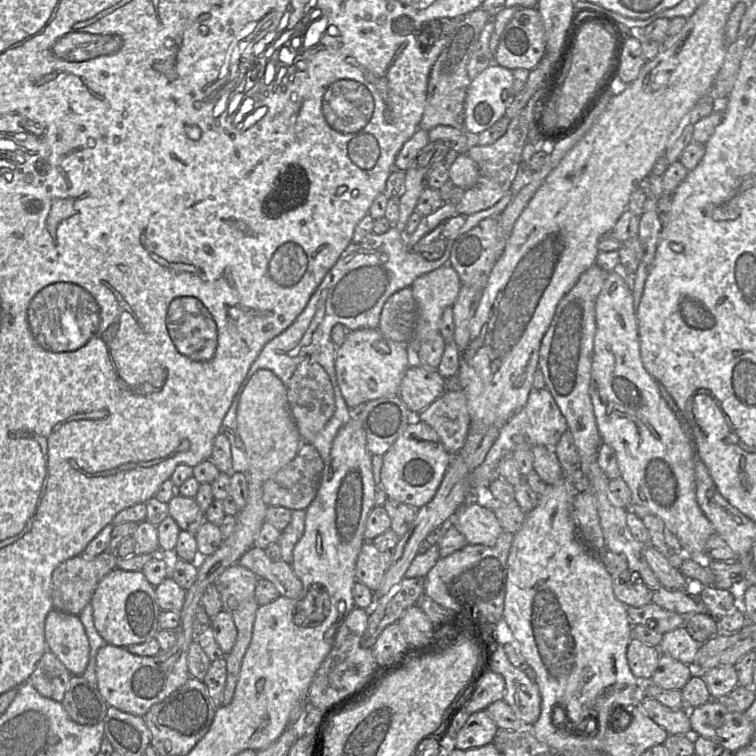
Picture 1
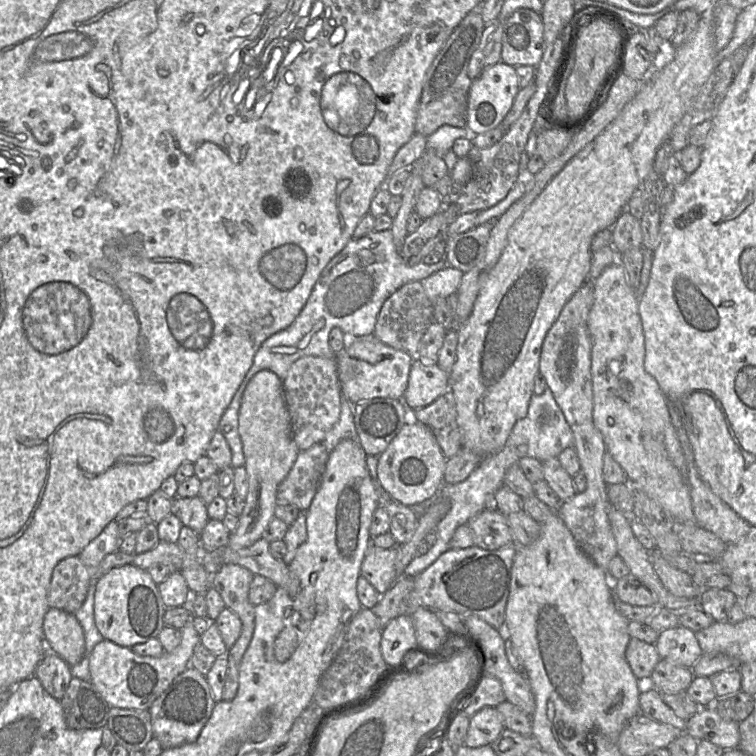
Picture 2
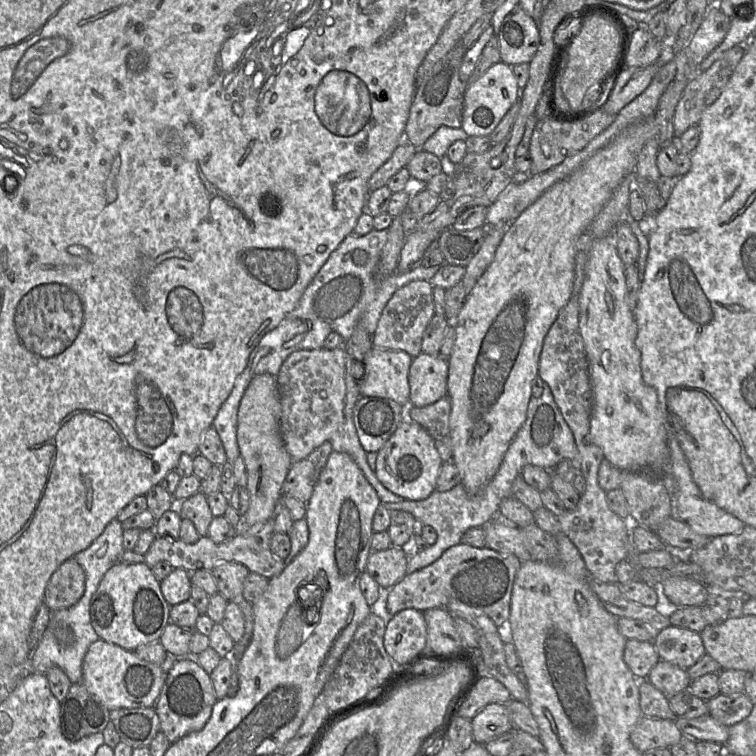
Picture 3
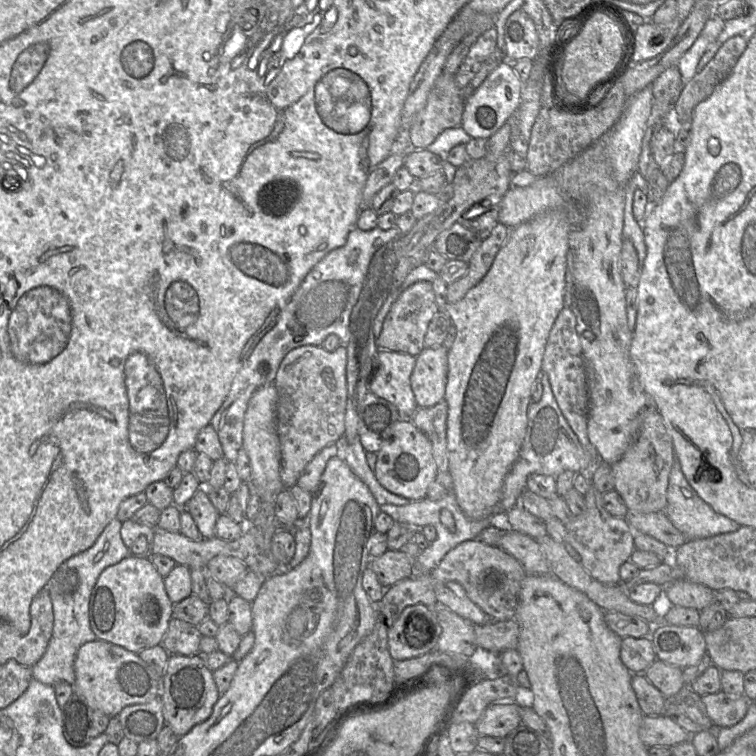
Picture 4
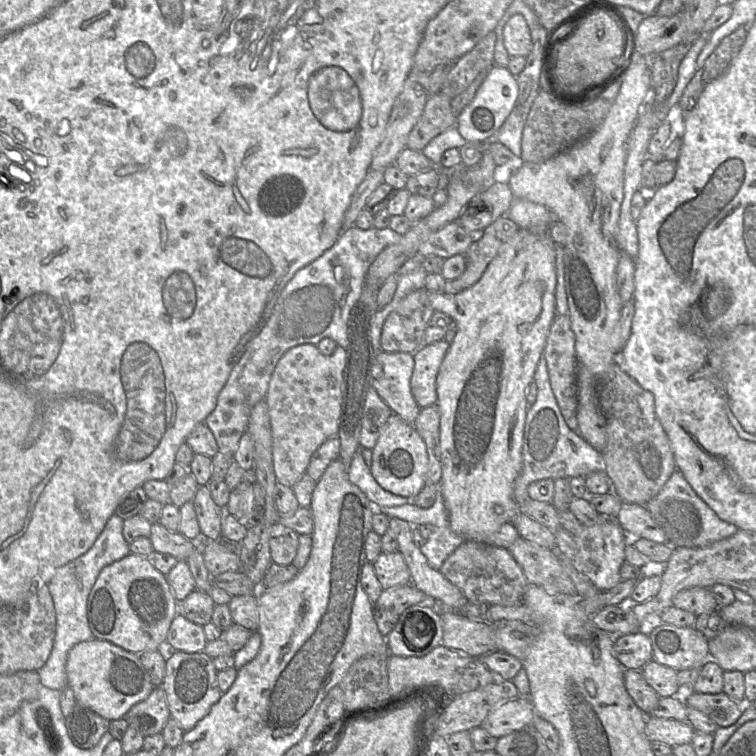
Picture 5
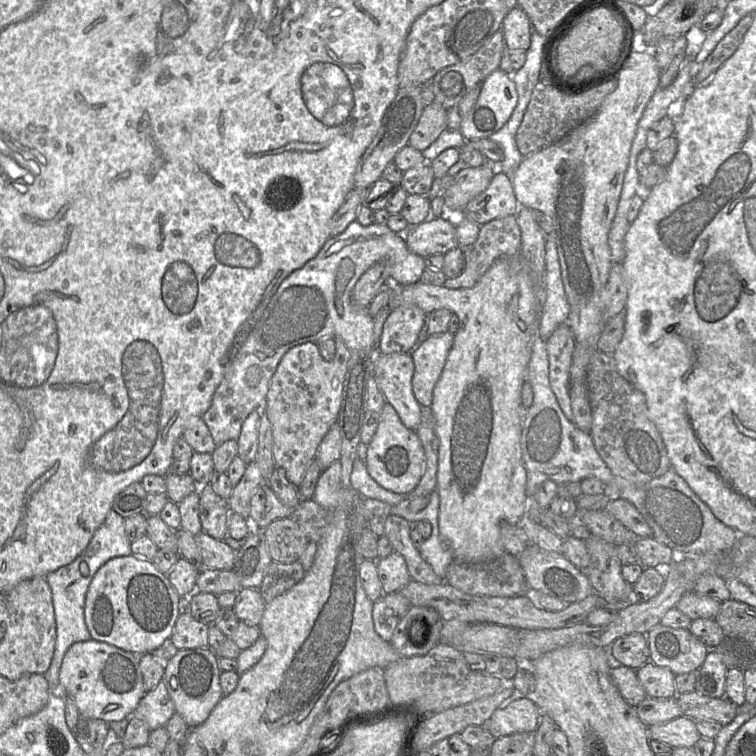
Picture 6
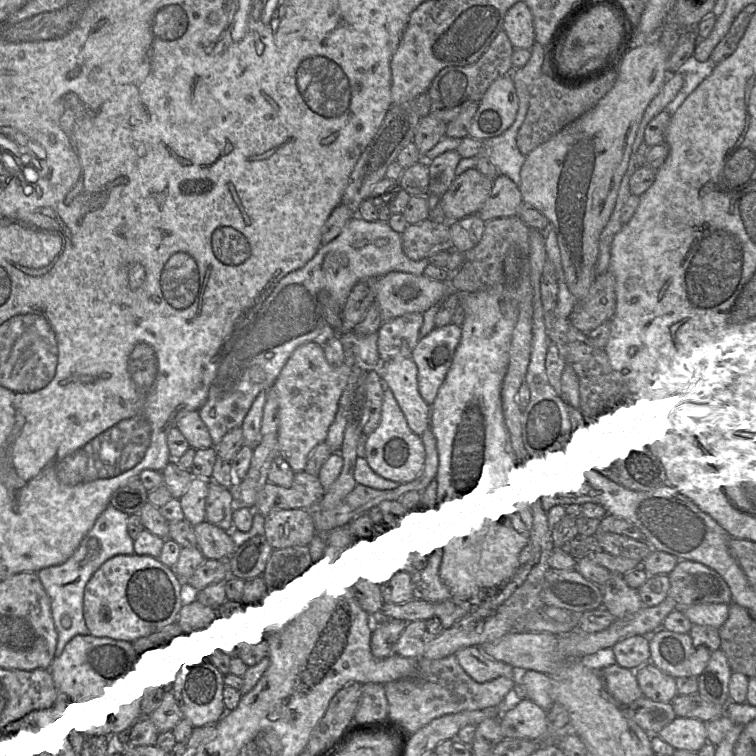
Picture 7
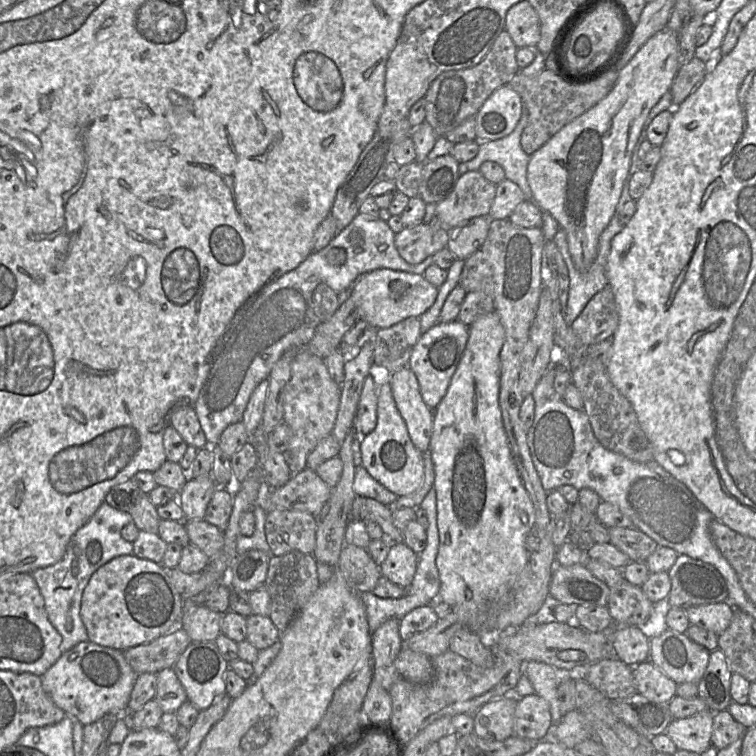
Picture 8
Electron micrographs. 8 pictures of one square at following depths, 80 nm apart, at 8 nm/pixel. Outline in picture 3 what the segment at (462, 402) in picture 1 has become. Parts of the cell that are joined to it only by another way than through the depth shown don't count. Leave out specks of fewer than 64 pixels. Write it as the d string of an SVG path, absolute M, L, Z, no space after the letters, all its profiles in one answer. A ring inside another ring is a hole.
M444 396L435 403L424 407L411 407L409 416L413 422L421 425L434 439L435 447L445 462L452 462L452 442L449 418L451 398Z

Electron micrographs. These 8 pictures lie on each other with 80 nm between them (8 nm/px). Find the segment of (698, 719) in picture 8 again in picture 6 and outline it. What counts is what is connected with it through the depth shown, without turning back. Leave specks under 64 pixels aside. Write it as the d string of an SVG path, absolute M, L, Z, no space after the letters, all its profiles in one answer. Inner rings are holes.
M683 715L666 723L649 726L648 731L650 739L660 741L672 749L694 747L701 738L696 721Z

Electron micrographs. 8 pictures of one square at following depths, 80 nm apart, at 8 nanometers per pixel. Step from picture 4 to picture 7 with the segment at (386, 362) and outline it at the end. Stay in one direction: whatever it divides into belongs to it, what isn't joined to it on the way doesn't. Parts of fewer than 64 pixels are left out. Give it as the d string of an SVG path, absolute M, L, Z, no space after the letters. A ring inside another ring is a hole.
M412 358L381 363L377 373L393 393L411 431L421 437L430 430L430 406L419 393L418 368Z

